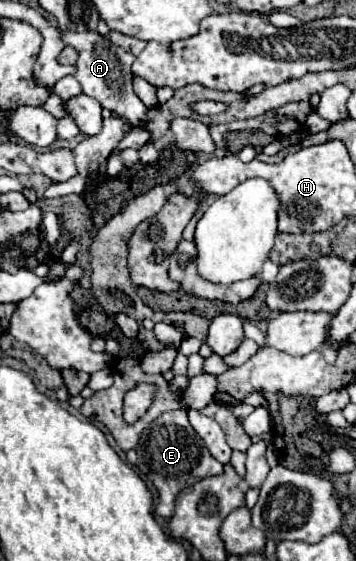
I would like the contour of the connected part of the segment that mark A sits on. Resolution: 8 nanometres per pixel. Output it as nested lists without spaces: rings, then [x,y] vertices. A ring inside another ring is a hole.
[[[64,31],[62,39],[66,39],[66,45],[74,47],[78,51],[78,71],[76,79],[82,85],[84,93],[88,97],[94,97],[104,109],[114,111],[122,117],[126,117],[134,127],[142,127],[146,123],[148,107],[140,101],[140,97],[132,91],[132,71],[130,65],[134,61],[134,55],[130,51],[124,51],[122,47],[114,45],[108,37],[102,37],[96,31]]]

